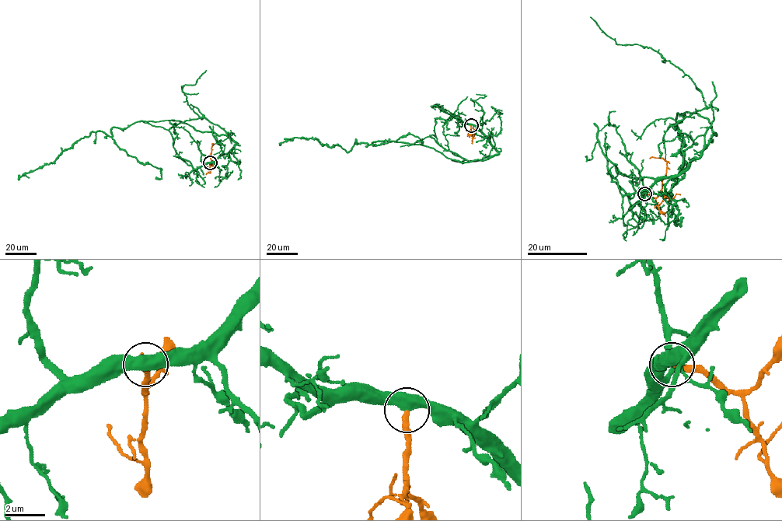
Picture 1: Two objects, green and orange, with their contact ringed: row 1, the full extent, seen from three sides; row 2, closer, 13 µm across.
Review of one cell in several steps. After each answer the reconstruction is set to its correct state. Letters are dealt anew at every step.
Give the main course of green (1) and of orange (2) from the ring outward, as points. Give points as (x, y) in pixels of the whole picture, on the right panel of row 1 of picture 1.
1: (644, 194), (699, 158), (706, 118), (677, 115), (696, 143), (670, 197), (680, 227)
2: (644, 194), (657, 197), (666, 172), (666, 163), (662, 159), (649, 158)

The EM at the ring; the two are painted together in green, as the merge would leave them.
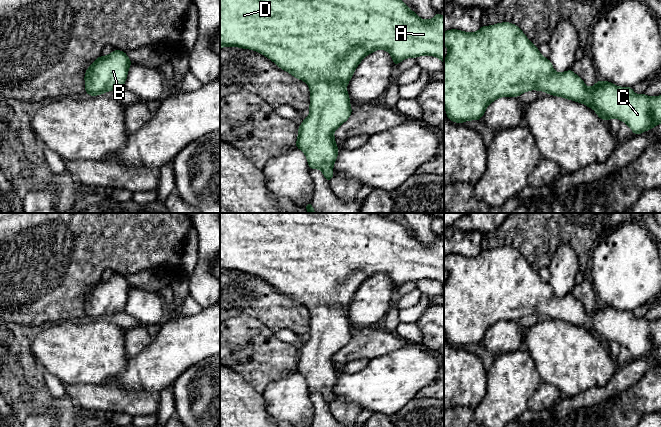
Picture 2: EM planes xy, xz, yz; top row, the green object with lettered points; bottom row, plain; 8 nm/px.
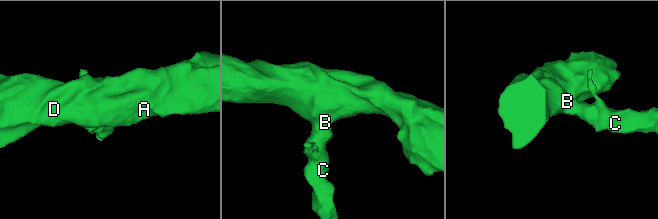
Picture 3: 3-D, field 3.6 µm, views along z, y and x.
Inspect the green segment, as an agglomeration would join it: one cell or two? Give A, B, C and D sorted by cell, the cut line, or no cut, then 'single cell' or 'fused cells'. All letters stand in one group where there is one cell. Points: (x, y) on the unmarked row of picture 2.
groups A B C D; cut none; single cell

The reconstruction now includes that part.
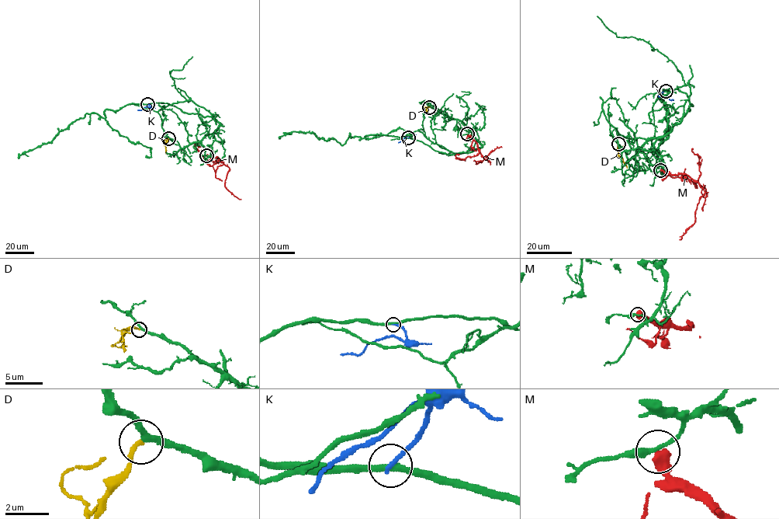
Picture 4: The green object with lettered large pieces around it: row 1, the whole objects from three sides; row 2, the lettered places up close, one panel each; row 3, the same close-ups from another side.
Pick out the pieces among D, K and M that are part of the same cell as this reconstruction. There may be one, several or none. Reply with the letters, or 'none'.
D

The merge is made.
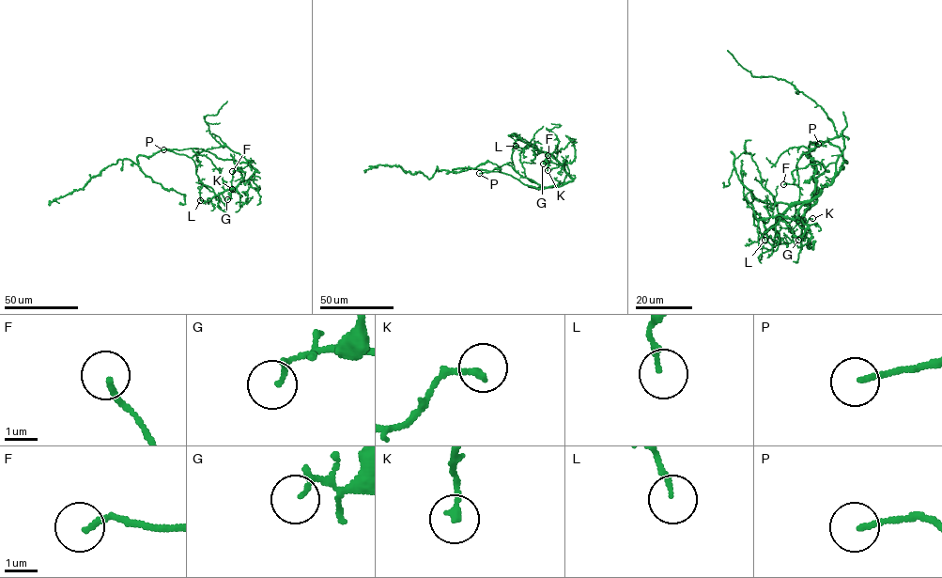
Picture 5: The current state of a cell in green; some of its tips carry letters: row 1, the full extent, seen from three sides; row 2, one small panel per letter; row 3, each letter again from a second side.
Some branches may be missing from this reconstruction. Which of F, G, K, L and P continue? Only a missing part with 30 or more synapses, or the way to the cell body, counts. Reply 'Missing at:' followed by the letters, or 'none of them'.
Missing at: P

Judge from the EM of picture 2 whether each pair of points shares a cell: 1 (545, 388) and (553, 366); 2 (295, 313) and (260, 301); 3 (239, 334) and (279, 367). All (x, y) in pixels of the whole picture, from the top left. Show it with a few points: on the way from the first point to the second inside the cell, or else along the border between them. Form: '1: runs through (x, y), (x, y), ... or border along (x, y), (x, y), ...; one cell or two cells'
1: border along (541, 380), (552, 383), (562, 396); two cells
2: runs through (286, 313), (276, 311), (269, 306); one cell
3: runs through (249, 337), (269, 357); one cell

